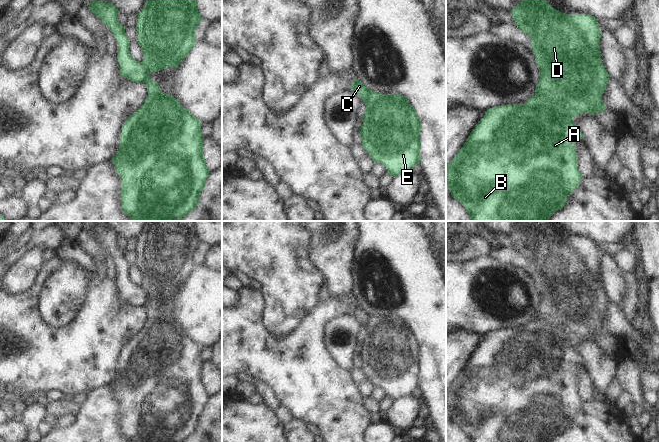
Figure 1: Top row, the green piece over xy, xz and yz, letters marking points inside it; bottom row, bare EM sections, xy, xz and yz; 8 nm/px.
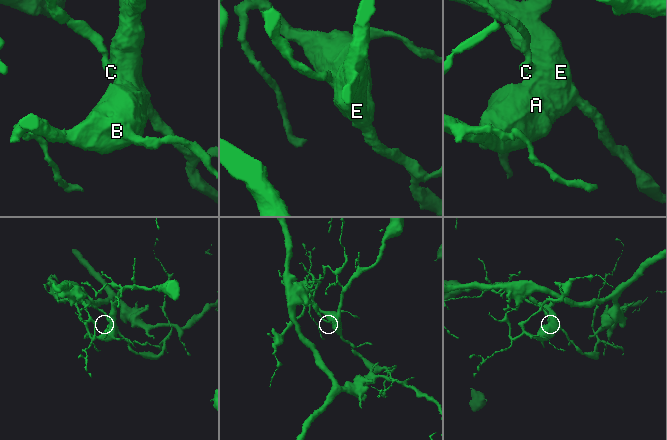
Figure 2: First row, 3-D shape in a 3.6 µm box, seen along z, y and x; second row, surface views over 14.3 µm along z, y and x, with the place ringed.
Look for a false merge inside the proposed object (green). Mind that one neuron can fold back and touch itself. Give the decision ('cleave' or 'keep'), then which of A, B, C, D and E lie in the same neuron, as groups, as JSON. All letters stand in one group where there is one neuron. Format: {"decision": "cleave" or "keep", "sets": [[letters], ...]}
{"decision": "cleave", "sets": [["A", "B", "D", "E"], ["C"]]}

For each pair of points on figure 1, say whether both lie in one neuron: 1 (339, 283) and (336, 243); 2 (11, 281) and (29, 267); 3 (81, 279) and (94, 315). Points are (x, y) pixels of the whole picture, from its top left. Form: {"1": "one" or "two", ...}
{"1": "one", "2": "one", "3": "two"}

